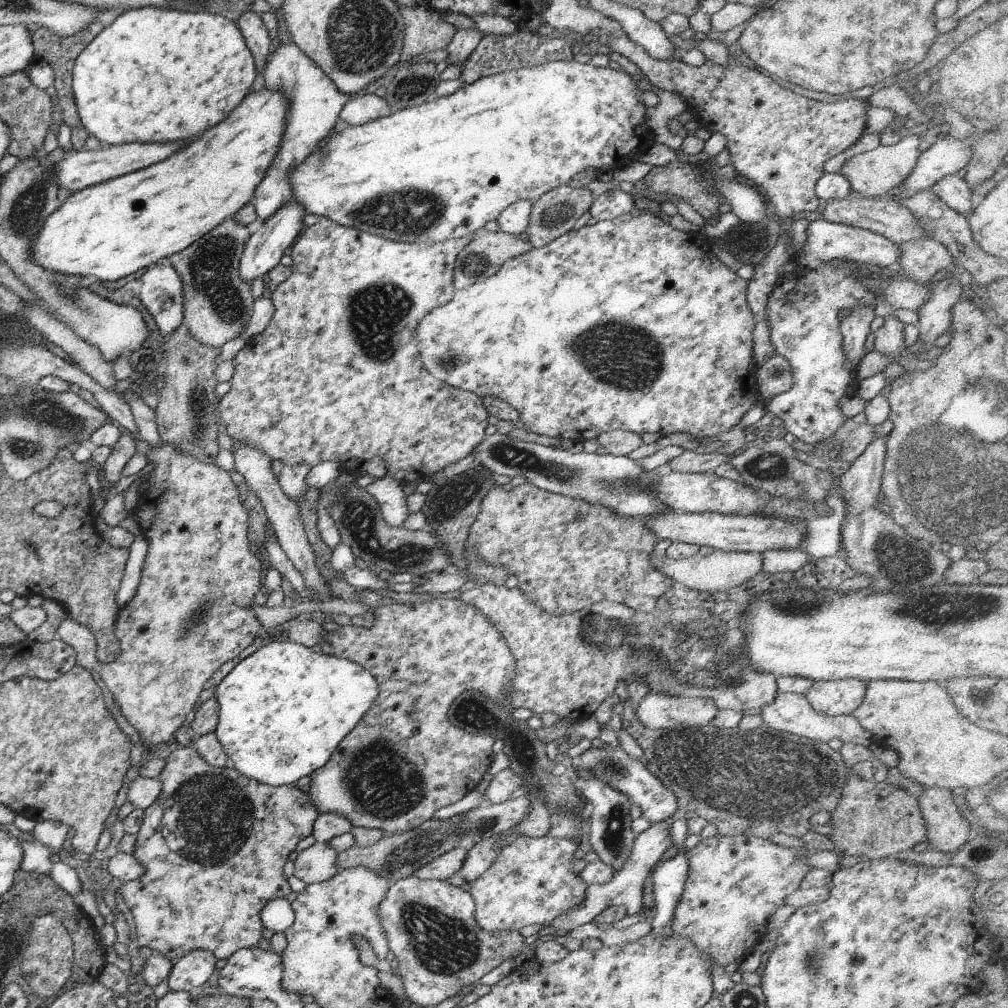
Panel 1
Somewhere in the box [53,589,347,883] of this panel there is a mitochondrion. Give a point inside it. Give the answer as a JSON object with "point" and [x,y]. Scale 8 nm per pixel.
{"point":[211,818]}

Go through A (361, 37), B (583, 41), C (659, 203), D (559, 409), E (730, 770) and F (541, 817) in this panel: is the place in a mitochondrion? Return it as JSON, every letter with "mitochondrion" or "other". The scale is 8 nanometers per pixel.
{"A":"mitochondrion","B":"other","C":"other","D":"other","E":"mitochondrion","F":"other"}

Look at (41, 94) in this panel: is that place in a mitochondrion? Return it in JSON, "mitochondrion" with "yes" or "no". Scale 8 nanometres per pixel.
{"mitochondrion":"no"}

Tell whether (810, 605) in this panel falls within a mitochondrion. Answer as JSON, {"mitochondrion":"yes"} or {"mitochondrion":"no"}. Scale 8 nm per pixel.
{"mitochondrion":"yes"}

